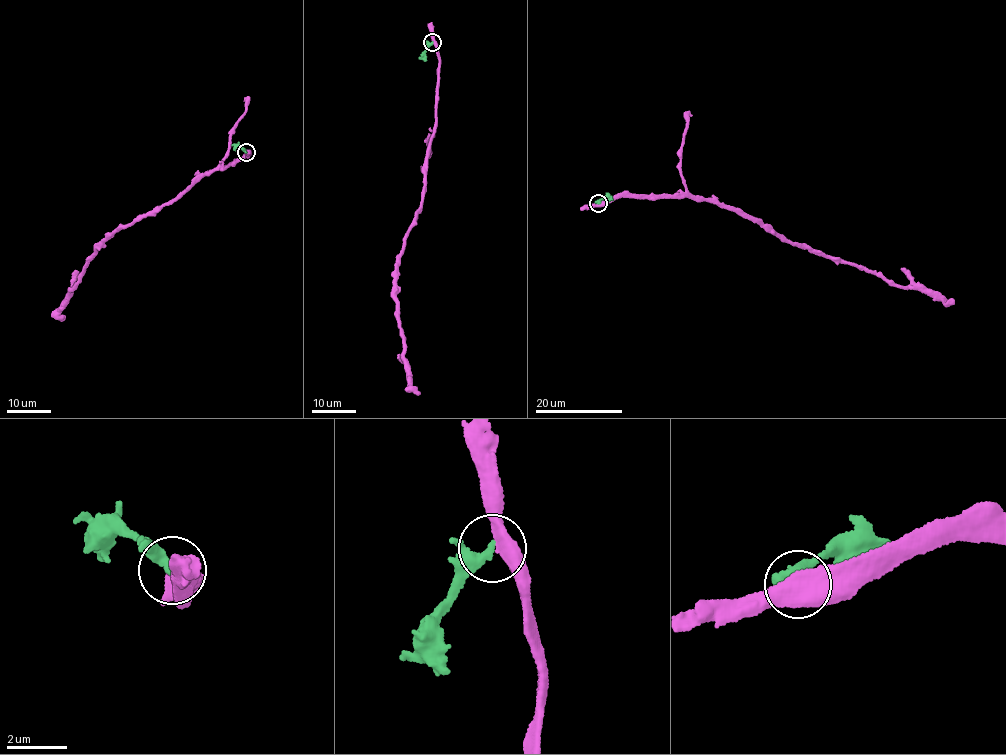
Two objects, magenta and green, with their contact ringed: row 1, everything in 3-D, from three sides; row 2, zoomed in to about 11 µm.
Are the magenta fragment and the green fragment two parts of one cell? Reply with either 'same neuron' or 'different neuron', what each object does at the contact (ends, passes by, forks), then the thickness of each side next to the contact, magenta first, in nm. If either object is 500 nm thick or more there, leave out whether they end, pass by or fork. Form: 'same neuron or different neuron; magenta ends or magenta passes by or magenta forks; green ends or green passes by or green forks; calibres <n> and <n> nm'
same neuron; calibres 550 and 240 nm

